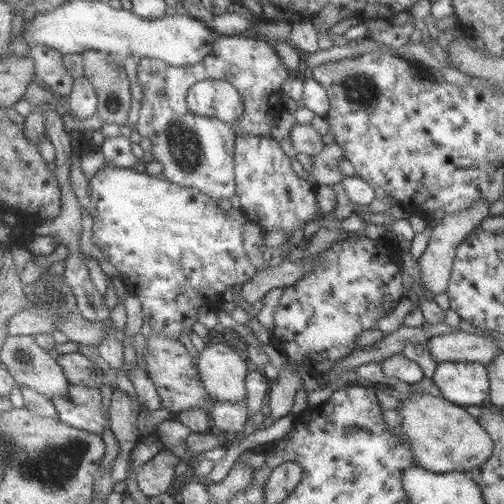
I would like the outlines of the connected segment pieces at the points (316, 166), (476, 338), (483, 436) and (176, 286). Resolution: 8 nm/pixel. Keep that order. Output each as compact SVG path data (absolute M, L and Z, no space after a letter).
M336 143L325 146L318 157L312 159L312 172L309 180L315 185L334 185L345 177L340 170L340 161L344 159L344 150Z
M457 330L455 333L447 333L439 336L430 337L427 341L427 347L431 357L436 363L442 362L480 362L488 365L494 360L494 357L503 352L498 345L480 335L467 333Z
M414 392L410 400L401 400L401 409L397 410L402 416L402 434L411 440L418 466L436 473L465 473L482 466L492 456L494 441L478 418L444 397L419 394Z
M106 164L92 177L92 194L90 196L92 202L96 205L96 214L93 226L93 235L91 241L100 248L106 256L108 256L108 268L117 273L127 285L130 293L137 296L142 303L143 320L148 322L152 330L161 332L163 335L178 340L182 330L188 331L189 335L194 333L192 325L198 320L196 311L198 308L208 307L210 310L217 310L217 307L224 302L222 294L235 284L244 284L248 282L257 271L257 268L250 263L246 256L246 251L242 246L242 231L246 223L249 222L246 212L240 209L237 213L229 215L226 210L222 209L218 202L212 200L208 195L197 190L194 187L184 187L176 183L168 181L162 176L154 177L148 173L140 173L132 168L110 167Z

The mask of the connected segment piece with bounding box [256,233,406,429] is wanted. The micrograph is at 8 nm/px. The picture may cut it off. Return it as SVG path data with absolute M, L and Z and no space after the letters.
M363 233L355 238L334 240L330 248L316 255L307 254L315 257L315 269L285 289L274 314L271 344L288 357L288 366L269 382L270 417L265 417L264 424L256 426L257 429L290 414L294 404L292 395L303 384L300 372L326 375L338 361L346 359L356 348L362 348L356 342L359 334L374 330L377 322L397 307L406 291L399 263L401 251L394 239L386 237L377 243Z

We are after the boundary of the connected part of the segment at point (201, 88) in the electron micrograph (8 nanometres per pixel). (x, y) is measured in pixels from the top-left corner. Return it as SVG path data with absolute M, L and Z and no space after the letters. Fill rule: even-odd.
M205 79L187 92L188 109L194 115L218 119L234 127L244 115L245 105L237 89L228 81Z

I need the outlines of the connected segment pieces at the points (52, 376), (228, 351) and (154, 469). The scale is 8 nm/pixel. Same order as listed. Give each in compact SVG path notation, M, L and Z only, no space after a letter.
M10 335L3 350L3 362L19 385L34 387L50 398L64 394L71 385L57 356L42 348L32 335Z
M207 341L199 352L198 371L208 394L216 402L244 401L244 379L249 373L245 354L226 343Z
M160 451L136 472L140 490L148 497L166 493L174 478L174 468L181 460L172 451Z

